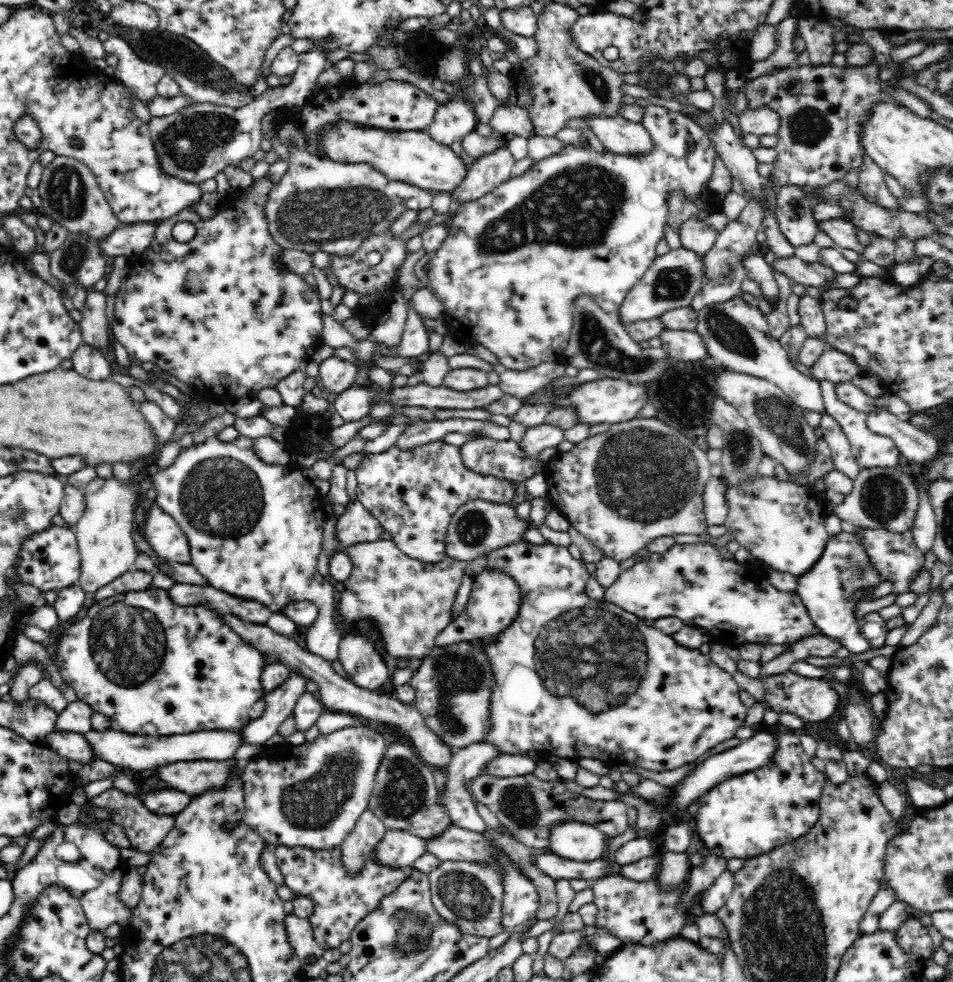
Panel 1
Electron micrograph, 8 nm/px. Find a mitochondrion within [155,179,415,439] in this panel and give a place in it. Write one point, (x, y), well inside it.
(310, 216)

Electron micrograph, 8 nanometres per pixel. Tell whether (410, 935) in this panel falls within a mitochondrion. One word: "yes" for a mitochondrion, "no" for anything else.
yes

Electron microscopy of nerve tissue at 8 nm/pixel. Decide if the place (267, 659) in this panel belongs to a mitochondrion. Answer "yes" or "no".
no

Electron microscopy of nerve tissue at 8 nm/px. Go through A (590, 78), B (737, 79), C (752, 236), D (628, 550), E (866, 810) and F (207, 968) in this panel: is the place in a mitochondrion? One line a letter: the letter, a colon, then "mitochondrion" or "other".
A: mitochondrion
B: other
C: other
D: other
E: other
F: mitochondrion

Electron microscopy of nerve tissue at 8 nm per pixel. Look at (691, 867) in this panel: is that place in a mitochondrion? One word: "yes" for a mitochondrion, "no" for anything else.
no

